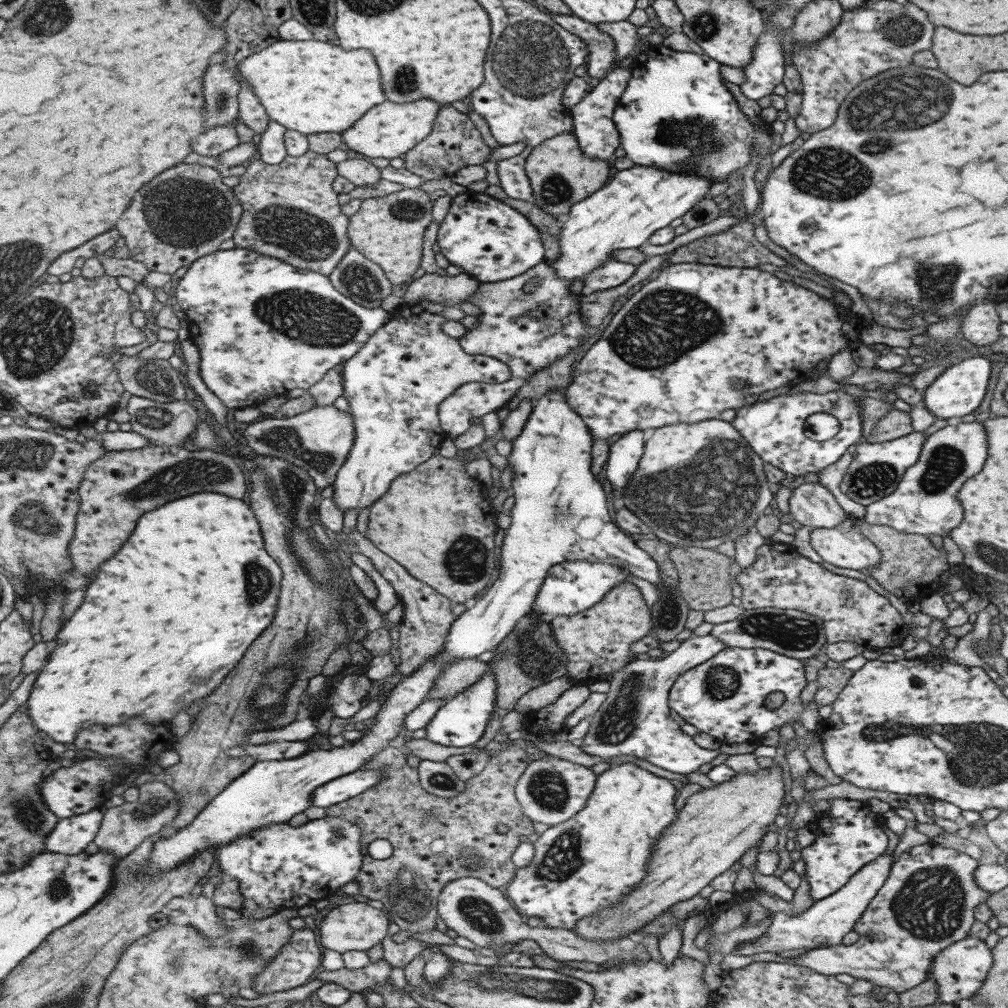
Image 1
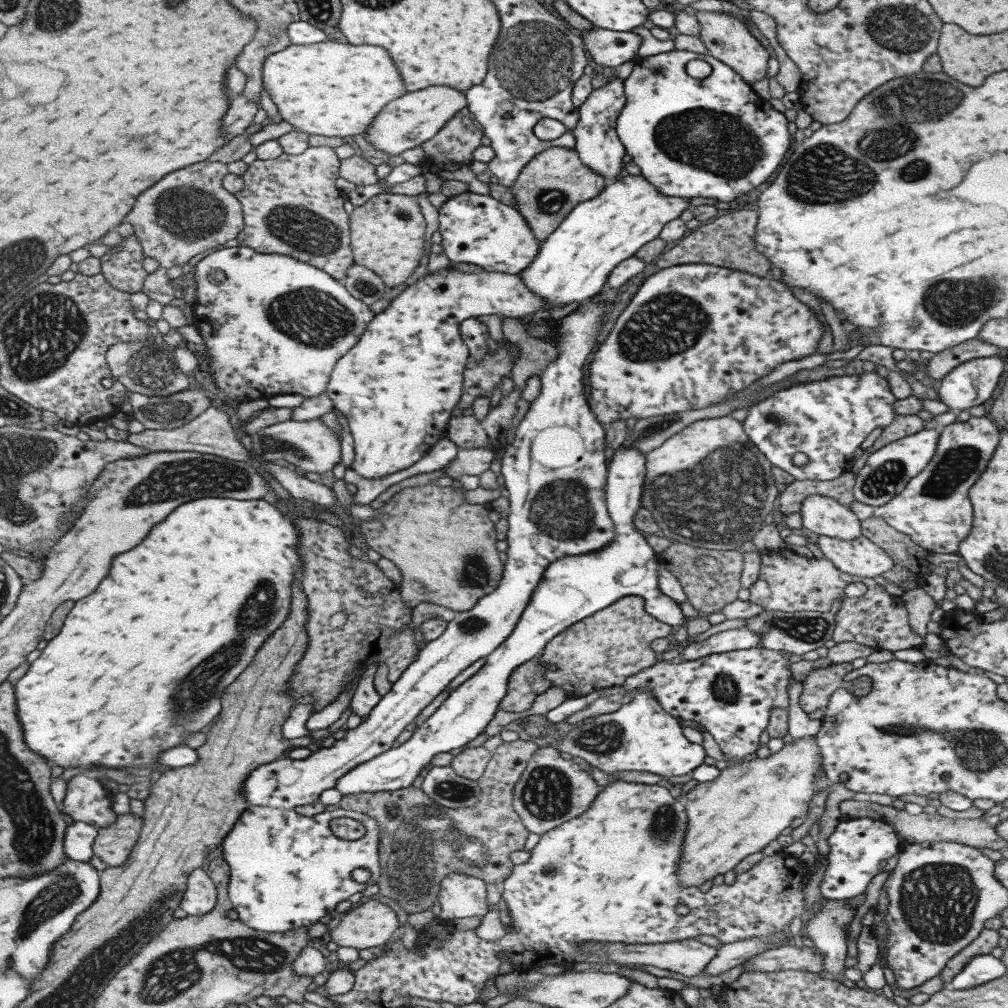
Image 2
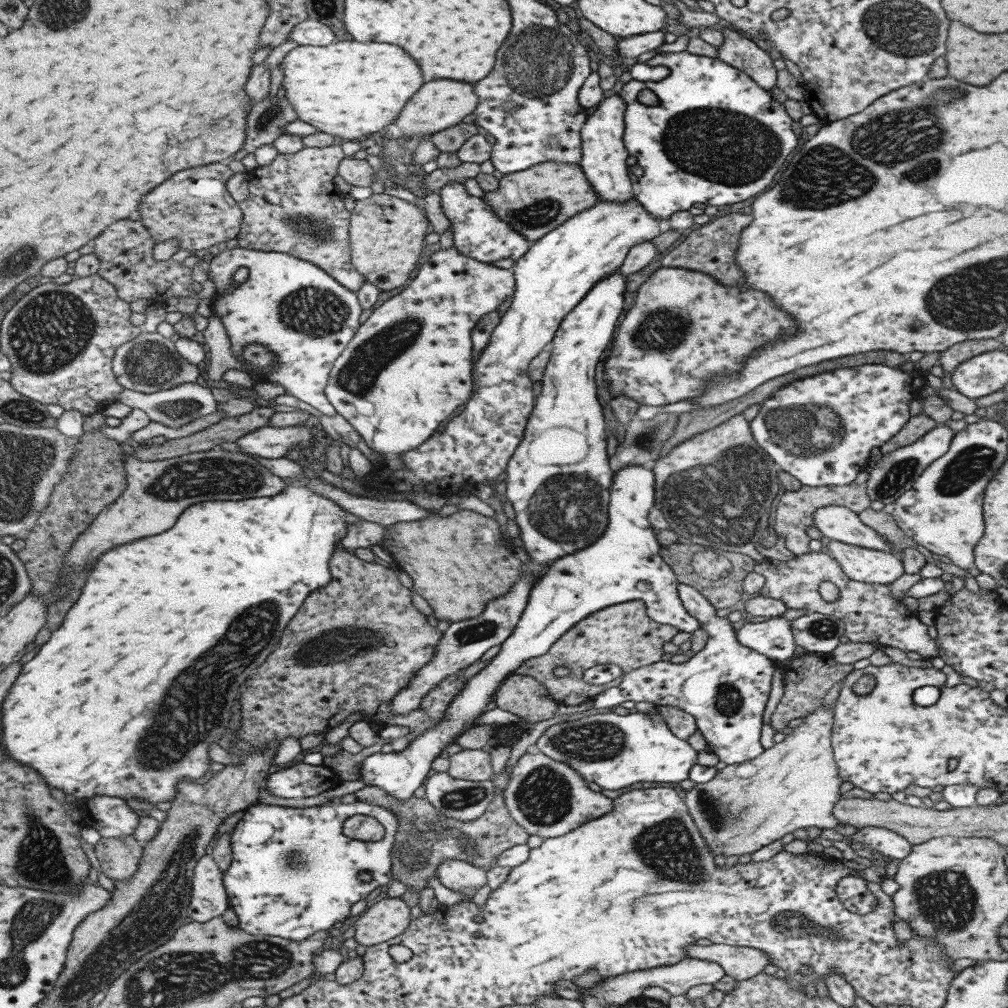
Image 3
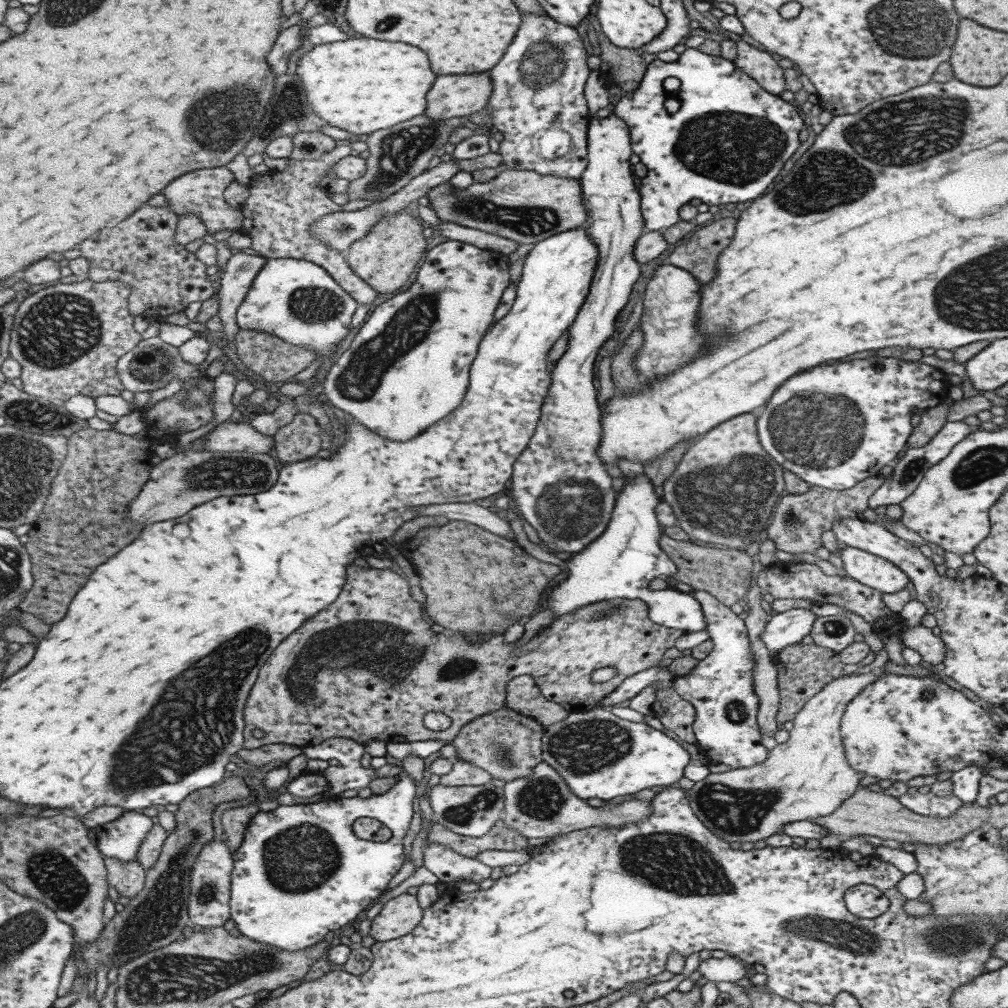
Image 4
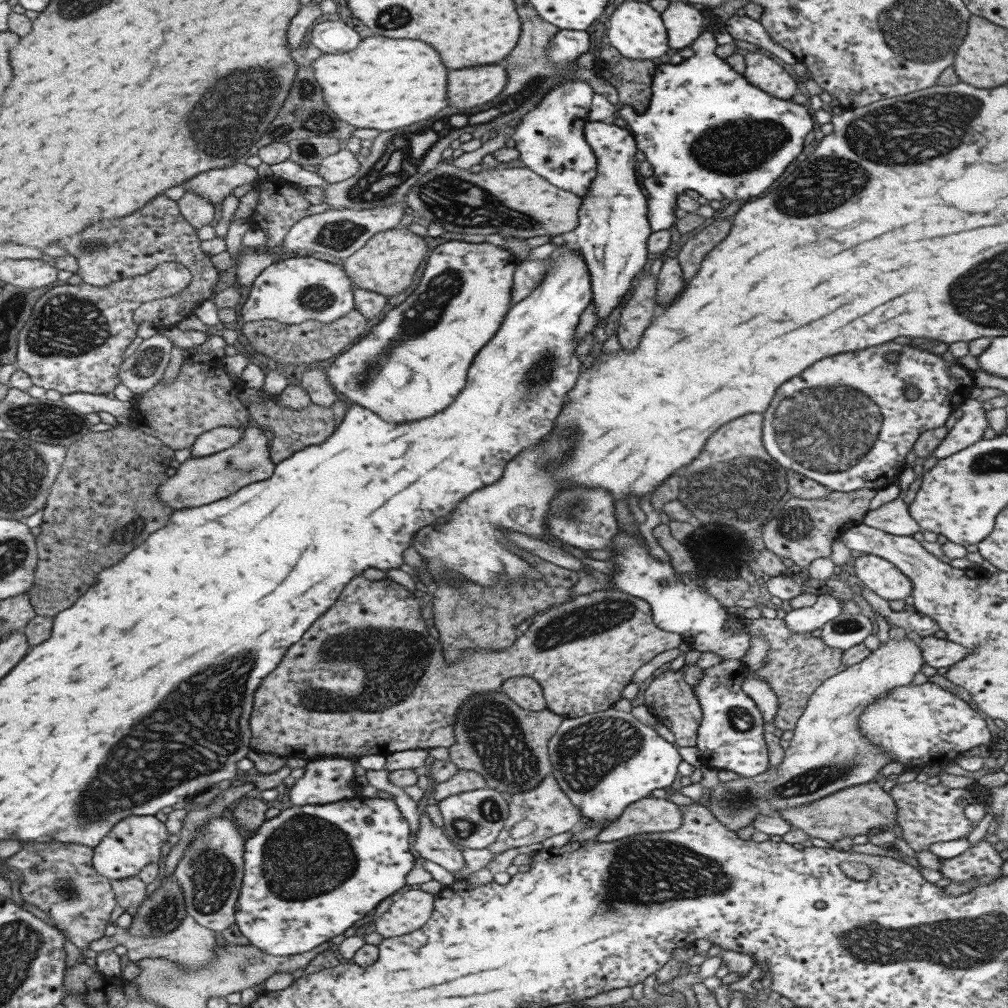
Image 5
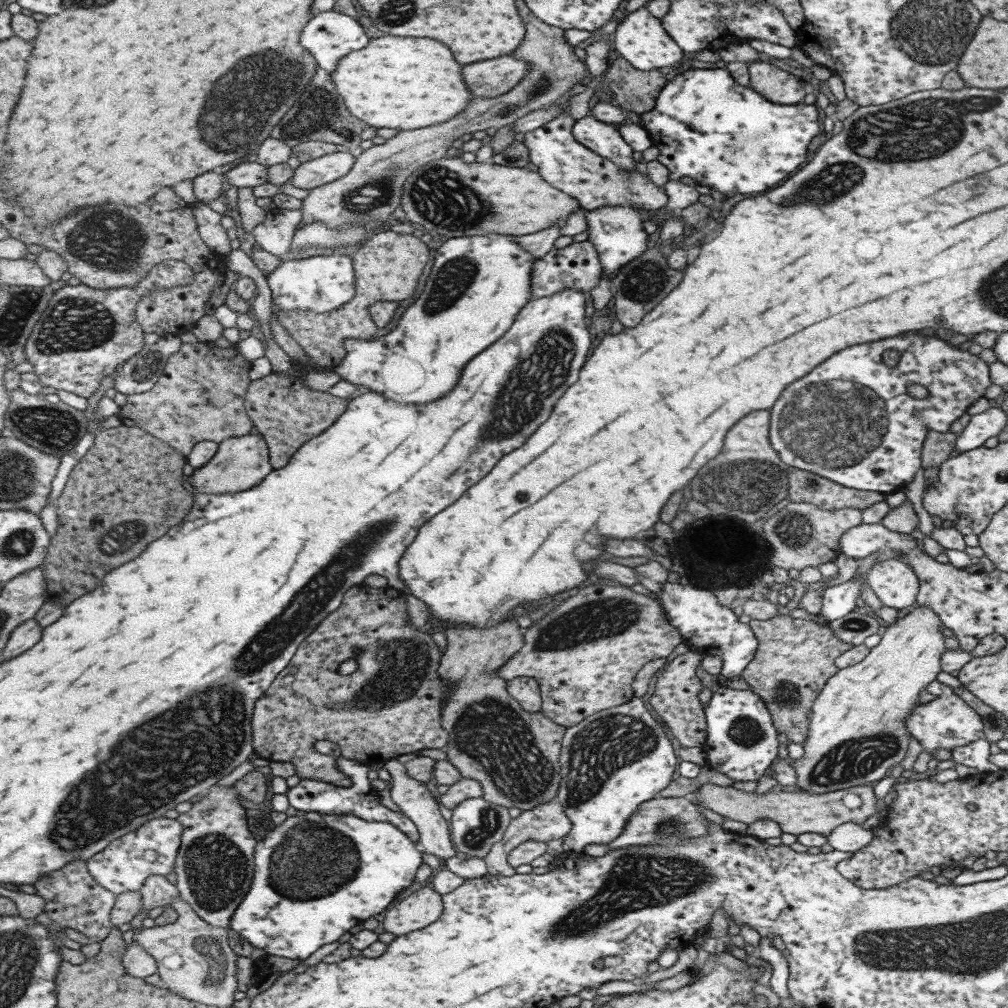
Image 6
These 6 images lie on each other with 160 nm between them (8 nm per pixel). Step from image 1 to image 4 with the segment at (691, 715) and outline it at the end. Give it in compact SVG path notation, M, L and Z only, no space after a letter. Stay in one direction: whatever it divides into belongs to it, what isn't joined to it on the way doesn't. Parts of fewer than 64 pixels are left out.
M694 589L690 593L699 604L705 619L704 631L708 634L712 649L709 654L682 675L673 674L665 667L657 665L624 678L617 688L603 697L599 707L619 704L633 698L645 686L672 688L683 700L694 708L695 745L709 763L727 764L731 769L747 768L765 760L767 749L760 743L756 723L758 698L753 690L753 653L744 621L735 615L728 606L721 604L707 592Z

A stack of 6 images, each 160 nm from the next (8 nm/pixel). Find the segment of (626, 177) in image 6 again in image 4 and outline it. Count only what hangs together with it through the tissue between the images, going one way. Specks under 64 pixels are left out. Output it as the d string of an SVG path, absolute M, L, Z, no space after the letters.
M523 13L523 16L521 16L521 26L517 28L517 34L513 36L511 44L505 48L505 52L497 61L497 64L488 70L489 80L491 81L493 90L491 90L491 95L489 95L486 105L483 108L490 115L493 128L502 134L502 140L498 142L498 152L507 170L529 170L539 174L569 177L577 180L581 176L583 169L586 167L586 130L588 122L591 119L583 96L583 88L585 88L584 82L590 73L590 68L587 67L587 63L585 63L586 58L587 54L585 49L583 49L583 43L581 43L581 38L575 31L575 28L562 25L560 22L555 22L545 13L542 15Z

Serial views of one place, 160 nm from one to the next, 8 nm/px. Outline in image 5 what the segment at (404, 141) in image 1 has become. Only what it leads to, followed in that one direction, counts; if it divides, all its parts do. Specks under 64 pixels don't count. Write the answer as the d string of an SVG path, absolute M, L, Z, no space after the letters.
M500 63L447 72L447 102L453 108L471 108L493 100L507 84L507 71Z

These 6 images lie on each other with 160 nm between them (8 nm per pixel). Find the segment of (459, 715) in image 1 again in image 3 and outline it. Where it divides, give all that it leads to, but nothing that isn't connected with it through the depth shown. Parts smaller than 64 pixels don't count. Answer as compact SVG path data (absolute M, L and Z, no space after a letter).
M627 465L612 473L608 496L608 523L603 534L589 546L555 560L542 578L538 578L536 584L530 588L527 604L511 634L500 644L497 654L490 658L488 665L474 674L450 700L442 719L417 735L401 752L372 753L365 757L359 764L359 780L367 786L377 787L389 793L389 796L397 800L411 798L413 792L428 778L432 760L448 744L452 744L454 738L460 736L464 728L468 728L480 714L489 709L488 702L492 700L502 680L508 674L512 674L528 658L545 654L557 638L588 614L620 602L643 601L646 615L659 624L673 626L681 632L693 632L700 628L698 620L683 608L677 596L676 576L666 562L658 556L659 542L656 539L655 530L647 520L649 508L654 505L653 485L654 476L647 465Z

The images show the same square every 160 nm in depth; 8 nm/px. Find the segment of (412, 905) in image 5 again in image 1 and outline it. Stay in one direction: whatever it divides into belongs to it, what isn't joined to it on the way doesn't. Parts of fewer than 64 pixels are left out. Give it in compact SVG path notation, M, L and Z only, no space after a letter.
M343 901L334 903L332 909L319 924L319 944L325 950L333 952L349 952L350 950L369 950L371 946L379 944L386 935L386 928L389 924L390 917L383 909L375 909L366 903L357 901Z

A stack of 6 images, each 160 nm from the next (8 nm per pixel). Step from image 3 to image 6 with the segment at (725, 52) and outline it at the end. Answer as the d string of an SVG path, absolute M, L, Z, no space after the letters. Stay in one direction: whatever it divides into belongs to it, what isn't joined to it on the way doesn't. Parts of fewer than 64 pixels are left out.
M755 60L748 64L749 87L772 103L801 103L805 92L796 76L767 62Z

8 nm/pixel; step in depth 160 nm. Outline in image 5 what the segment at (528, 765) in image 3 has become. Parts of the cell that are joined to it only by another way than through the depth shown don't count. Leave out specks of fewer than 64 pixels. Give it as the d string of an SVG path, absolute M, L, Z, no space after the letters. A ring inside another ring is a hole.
M549 776L549 778L543 778L533 790L519 792L519 794L513 794L513 796L509 798L508 815L504 820L502 830L496 840L486 848L494 854L495 858L495 856L502 853L504 850L541 843L546 838L550 838L553 835L571 831L578 825L579 818L579 810L577 810L577 808L569 802L567 796L561 792L559 786L557 786L557 782L555 782L552 776ZM645 797L629 804L621 816L603 827L595 842L613 842L629 836L673 832L681 826L679 806L666 799Z

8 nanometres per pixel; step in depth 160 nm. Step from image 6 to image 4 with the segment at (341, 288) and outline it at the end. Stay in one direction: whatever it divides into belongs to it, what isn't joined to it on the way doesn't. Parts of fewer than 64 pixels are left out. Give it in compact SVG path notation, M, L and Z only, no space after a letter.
M265 258L264 265L236 310L235 323L239 329L266 332L293 346L311 350L319 360L327 362L350 331L349 323L358 306L320 266L296 258Z

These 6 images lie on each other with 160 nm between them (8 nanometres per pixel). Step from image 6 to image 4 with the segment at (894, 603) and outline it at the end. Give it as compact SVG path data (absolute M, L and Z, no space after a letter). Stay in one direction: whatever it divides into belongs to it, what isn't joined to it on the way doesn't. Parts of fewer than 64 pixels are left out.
M850 546L841 548L839 556L849 578L881 594L897 592L908 582L907 575L880 556Z

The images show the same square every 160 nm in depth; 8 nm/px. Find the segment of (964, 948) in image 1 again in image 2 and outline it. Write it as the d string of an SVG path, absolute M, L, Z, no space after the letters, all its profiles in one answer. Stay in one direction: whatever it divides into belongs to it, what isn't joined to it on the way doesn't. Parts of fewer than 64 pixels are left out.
M989 953L977 954L970 958L951 978L949 988L953 990L970 989L1005 974L1005 965L999 959Z

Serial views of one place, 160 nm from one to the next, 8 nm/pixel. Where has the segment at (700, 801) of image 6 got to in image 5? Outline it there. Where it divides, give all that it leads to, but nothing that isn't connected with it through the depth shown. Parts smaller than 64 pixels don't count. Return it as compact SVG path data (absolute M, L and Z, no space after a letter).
M872 781L827 794L807 805L779 809L776 814L791 828L802 830L810 838L818 838L831 846L841 837L867 835L871 828L889 828L896 824L893 800Z

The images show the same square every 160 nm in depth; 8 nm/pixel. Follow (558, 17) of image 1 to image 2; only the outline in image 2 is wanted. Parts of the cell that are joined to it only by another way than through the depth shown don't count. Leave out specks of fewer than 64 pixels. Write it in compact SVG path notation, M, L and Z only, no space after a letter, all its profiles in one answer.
M593 27L582 32L584 49L598 66L612 66L631 60L640 43L640 36L632 31L621 32Z

